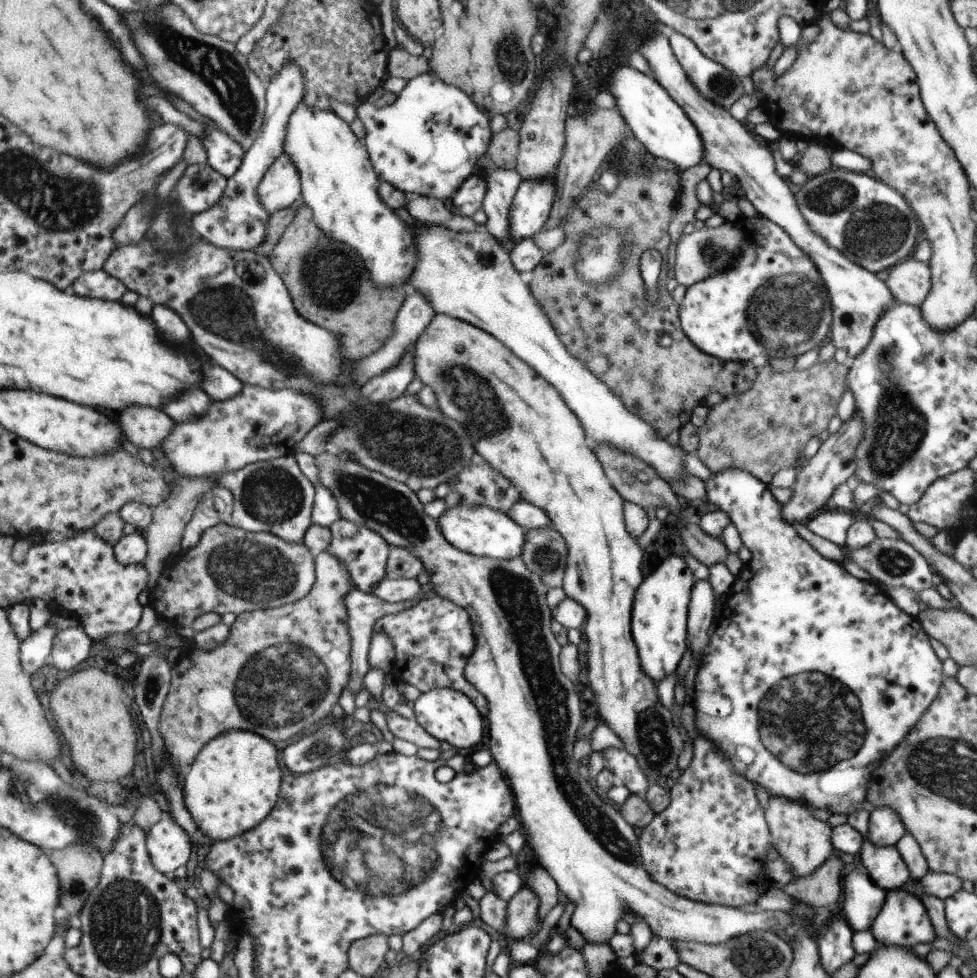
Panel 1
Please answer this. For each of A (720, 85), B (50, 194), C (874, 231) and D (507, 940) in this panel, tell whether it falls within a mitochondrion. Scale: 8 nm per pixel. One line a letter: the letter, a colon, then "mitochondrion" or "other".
A: mitochondrion
B: mitochondrion
C: mitochondrion
D: other

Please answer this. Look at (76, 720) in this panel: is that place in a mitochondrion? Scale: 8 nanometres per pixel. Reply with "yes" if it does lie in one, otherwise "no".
no

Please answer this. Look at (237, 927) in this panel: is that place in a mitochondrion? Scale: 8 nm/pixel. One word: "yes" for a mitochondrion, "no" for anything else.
no

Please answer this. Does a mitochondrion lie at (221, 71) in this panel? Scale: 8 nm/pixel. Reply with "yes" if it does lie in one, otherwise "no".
yes

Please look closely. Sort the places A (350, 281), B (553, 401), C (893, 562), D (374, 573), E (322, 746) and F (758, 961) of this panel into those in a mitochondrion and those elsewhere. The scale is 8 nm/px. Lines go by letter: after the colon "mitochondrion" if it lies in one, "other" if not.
A: mitochondrion
B: other
C: mitochondrion
D: other
E: mitochondrion
F: mitochondrion

